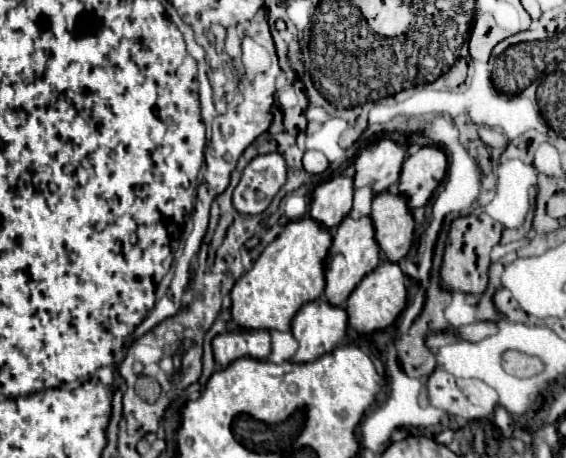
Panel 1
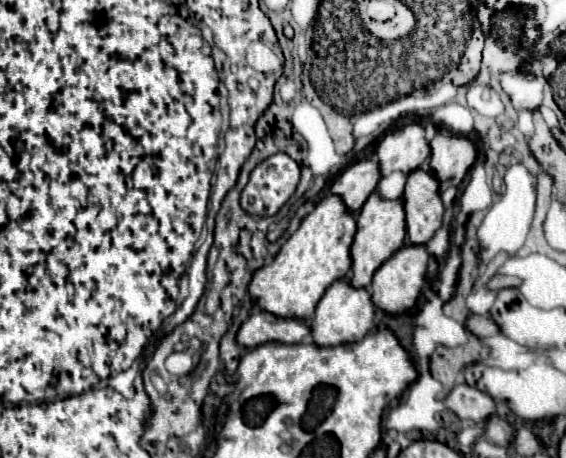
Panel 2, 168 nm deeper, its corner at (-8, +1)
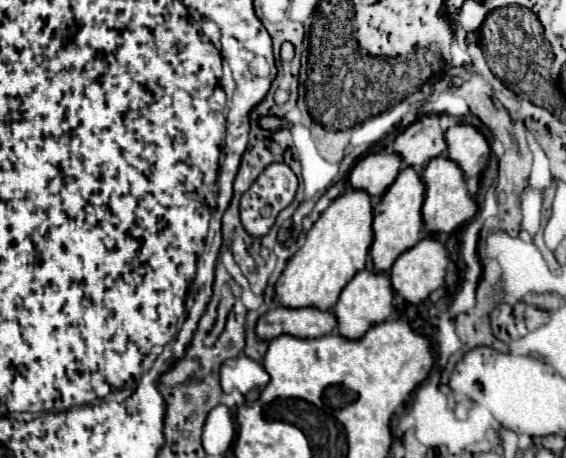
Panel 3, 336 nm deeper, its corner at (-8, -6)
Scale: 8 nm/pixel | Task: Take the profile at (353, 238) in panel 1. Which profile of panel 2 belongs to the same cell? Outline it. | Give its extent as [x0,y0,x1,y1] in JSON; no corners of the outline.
[348,194,406,288]

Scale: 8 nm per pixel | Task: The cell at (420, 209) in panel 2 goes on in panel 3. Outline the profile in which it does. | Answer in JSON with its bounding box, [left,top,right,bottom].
[422,155,478,237]

